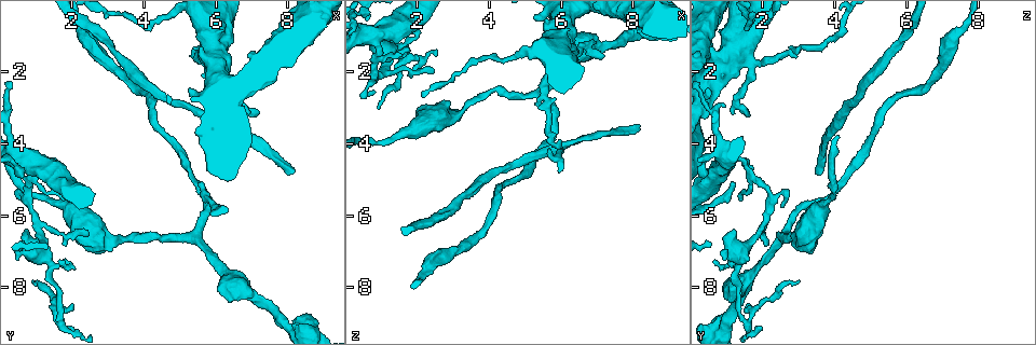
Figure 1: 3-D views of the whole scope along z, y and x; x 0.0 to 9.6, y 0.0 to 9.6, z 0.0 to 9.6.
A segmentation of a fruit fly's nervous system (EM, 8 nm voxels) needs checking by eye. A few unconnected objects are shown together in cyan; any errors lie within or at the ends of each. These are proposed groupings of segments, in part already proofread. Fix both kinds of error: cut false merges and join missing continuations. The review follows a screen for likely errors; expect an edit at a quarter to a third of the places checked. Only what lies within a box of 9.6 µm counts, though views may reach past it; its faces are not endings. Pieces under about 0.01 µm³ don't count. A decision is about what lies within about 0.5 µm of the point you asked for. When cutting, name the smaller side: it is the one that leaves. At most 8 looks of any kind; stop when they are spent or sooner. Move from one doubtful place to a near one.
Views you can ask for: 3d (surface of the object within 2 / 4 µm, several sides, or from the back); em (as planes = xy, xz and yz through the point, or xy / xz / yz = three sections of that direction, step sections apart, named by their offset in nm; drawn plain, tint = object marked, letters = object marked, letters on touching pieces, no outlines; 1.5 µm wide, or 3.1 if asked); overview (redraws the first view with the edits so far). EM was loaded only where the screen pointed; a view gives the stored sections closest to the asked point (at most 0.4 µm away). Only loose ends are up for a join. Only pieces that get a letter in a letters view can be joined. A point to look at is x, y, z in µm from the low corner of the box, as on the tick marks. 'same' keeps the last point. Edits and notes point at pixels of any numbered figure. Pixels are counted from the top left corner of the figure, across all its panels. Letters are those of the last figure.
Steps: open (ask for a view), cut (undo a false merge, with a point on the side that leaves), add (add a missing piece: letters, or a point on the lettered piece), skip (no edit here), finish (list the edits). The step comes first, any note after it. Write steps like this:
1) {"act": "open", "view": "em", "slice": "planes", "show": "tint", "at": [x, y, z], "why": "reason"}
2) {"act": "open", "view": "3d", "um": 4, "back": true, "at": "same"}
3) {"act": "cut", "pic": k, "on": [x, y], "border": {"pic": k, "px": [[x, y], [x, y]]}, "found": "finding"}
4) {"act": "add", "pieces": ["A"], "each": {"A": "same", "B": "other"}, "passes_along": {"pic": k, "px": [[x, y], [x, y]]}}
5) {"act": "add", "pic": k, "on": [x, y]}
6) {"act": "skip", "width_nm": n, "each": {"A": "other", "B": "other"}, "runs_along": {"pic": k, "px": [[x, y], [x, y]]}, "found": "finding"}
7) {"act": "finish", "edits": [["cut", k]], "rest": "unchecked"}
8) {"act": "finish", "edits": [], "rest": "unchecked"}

{"act": "open", "view": "3d", "um": 4, "back": true, "at": [2.50, 6.55, 1.90], "why": "tapers out"}

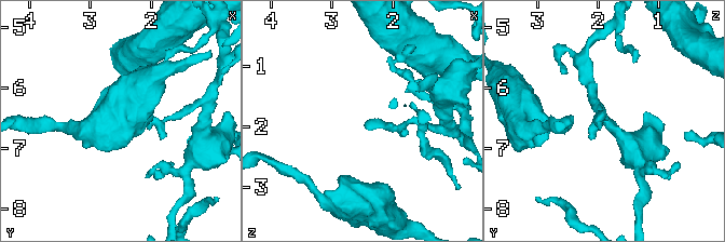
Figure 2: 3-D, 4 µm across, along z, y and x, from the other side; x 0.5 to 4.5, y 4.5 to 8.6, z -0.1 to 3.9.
{"act": "open", "view": "em", "slice": "planes", "show": "letters", "at": [2.45, 6.50, 1.95], "why": "now the EM"}

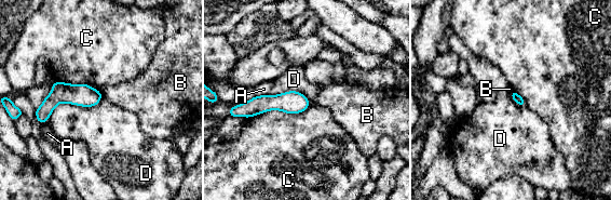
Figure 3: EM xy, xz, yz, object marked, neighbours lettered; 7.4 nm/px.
{"act": "skip", "each": {"A": "other", "B": "other", "C": "other", "D": "other"}, "border": {"pic": 3, "px": [[103, 96], [48, 120]]}, "found": "no lettered piece goes on from it"}

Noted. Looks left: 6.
{"act": "open", "view": "em", "slice": "planes", "show": "letters", "at": [1.70, 8.65, 1.40], "why": "a fork"}

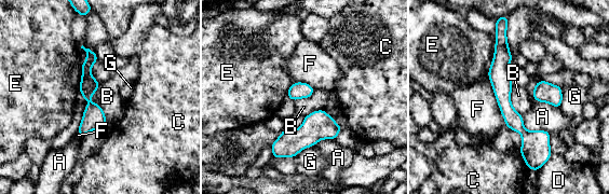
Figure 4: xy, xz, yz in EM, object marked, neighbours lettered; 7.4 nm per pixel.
{"act": "skip", "each": {"A": "other", "B": "other", "C": "other", "D": "other", "E": "other", "F": "other", "G": "other"}, "found": "one neuron here"}

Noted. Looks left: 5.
{"act": "open", "view": "em", "slice": "planes", "show": "letters", "at": [5.55, 5.05, 1.20], "why": "an open end"}

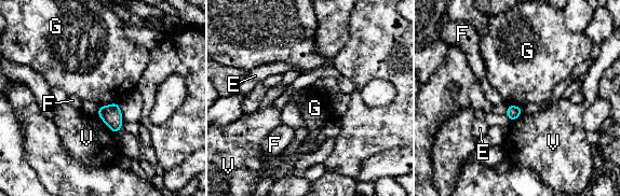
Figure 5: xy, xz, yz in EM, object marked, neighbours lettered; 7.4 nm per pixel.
{"act": "skip", "each": {"E": "other", "F": "other", "G": "other", "V": "other"}, "found": "no lettered piece goes on from it"}

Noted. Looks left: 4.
{"act": "finish", "edits": [], "rest": "unchecked"}

